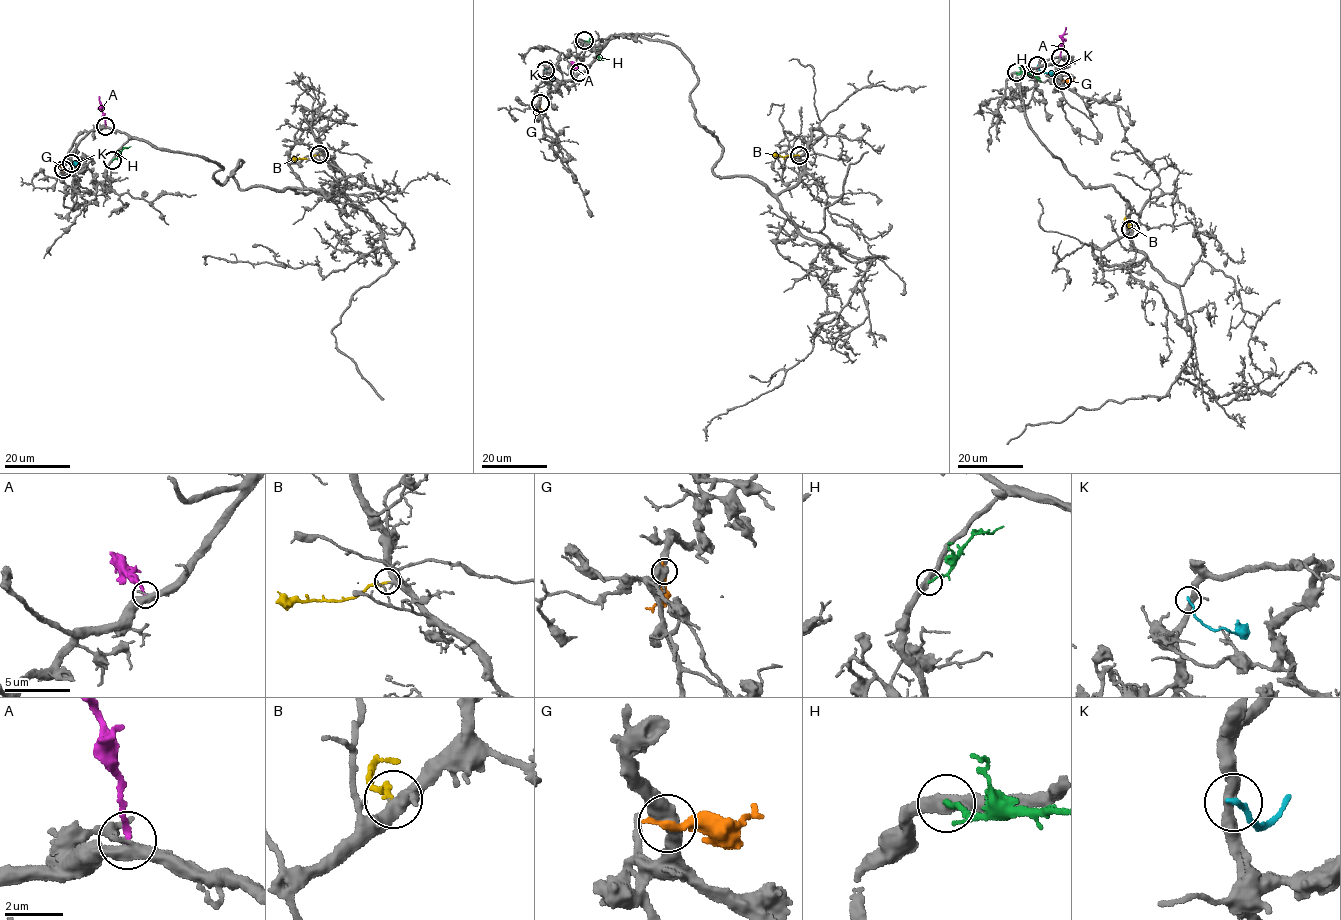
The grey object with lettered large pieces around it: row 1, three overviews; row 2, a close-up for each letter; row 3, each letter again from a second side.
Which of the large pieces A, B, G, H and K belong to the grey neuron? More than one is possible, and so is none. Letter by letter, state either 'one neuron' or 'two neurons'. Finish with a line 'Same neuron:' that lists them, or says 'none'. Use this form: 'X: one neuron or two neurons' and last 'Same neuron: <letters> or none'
A: two neurons
B: one neuron
G: two neurons
H: two neurons
K: two neurons
Same neuron: B

